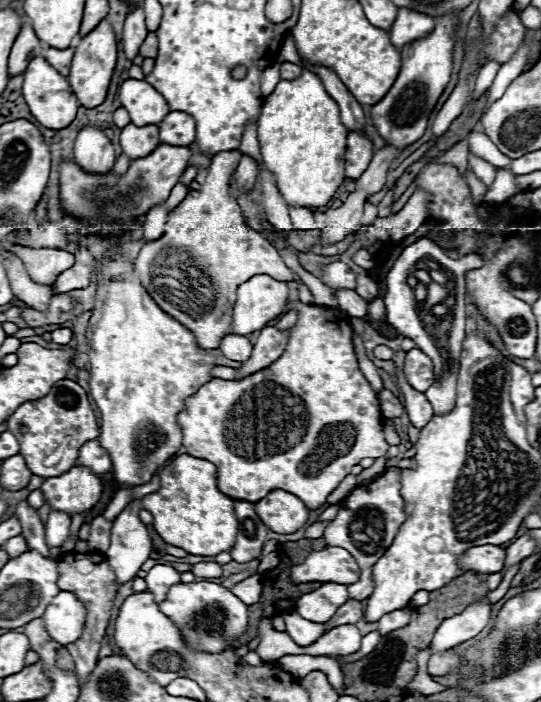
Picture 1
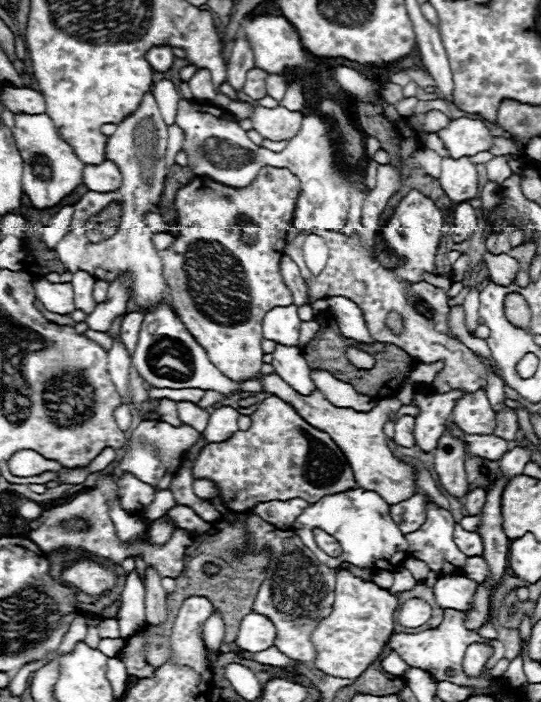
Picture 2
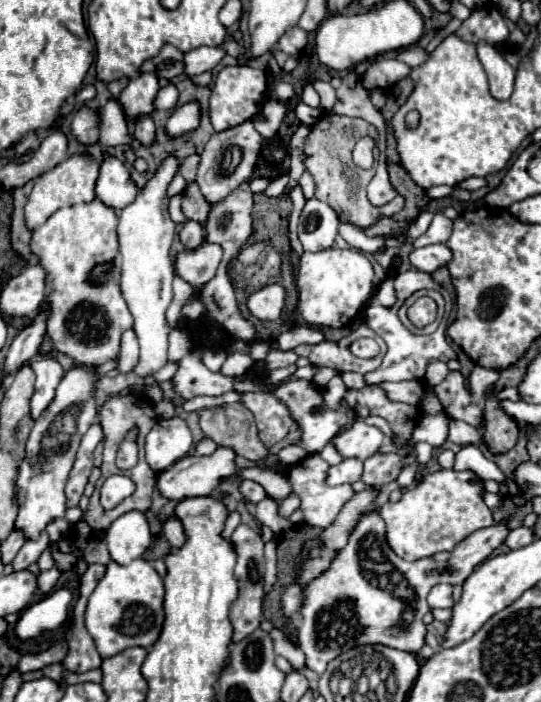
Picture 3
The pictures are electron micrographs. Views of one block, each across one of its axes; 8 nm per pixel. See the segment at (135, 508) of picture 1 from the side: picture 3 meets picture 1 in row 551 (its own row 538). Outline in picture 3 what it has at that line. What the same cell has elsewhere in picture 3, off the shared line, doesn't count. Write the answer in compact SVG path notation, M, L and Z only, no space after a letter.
M138 510L118 516L106 530L106 538L110 556L118 564L130 564L132 560L140 558L152 542L148 520L144 512Z

